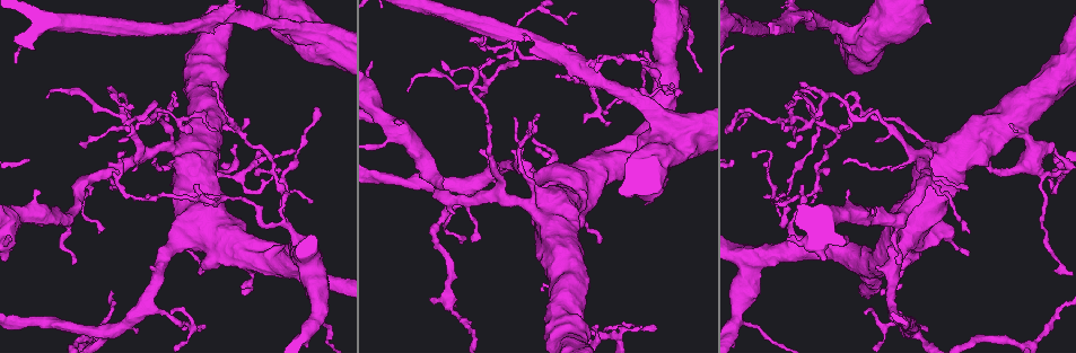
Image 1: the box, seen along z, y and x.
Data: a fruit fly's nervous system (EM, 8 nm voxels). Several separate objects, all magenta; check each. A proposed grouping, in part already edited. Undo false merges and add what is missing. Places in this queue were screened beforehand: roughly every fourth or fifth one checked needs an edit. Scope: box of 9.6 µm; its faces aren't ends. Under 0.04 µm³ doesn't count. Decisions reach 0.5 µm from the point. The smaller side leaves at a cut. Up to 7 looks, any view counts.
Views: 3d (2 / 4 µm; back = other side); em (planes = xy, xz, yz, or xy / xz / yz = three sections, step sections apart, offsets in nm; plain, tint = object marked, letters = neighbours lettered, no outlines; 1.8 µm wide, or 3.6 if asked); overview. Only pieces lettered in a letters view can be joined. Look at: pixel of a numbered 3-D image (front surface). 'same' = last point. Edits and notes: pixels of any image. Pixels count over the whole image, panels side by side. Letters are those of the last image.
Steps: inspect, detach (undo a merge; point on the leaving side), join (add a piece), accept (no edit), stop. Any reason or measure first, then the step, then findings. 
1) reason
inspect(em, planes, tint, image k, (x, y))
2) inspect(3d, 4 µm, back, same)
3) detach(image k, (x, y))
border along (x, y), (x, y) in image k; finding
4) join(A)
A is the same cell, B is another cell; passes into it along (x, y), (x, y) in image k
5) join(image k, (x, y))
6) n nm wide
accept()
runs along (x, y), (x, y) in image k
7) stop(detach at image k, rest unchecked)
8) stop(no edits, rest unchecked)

narrows sharply
inspect(3d, 2 µm, back, image 1, (527, 35))

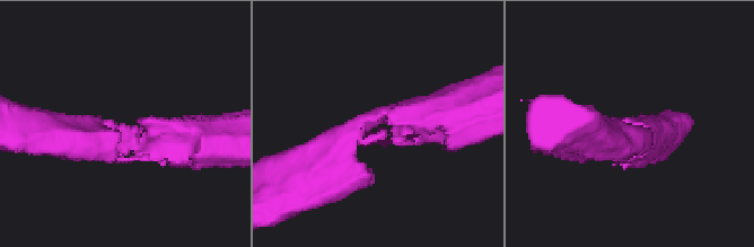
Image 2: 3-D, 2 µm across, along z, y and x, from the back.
arms of 340, 380 nm
inspect(em, xz, step 8, tint, image 2, (376, 122))

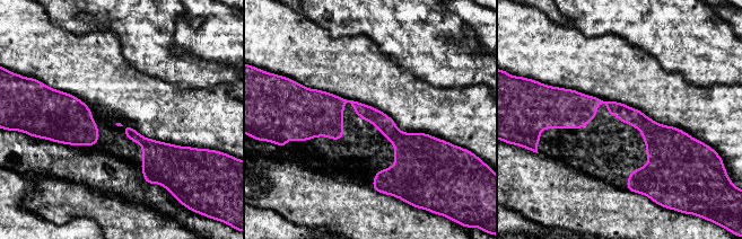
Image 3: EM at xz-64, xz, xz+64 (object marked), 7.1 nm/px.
cut it another way
inspect(em, planes, letters, same)

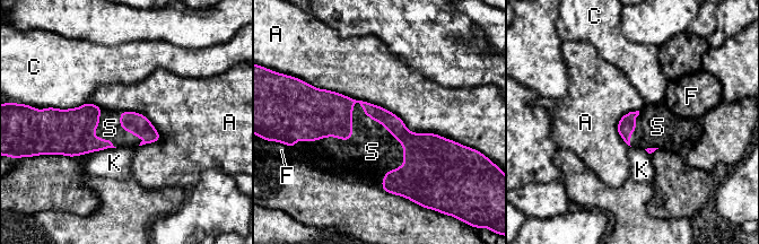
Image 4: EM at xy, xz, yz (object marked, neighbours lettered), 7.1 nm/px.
join(S)
S is the same cell, A, C, F and K are other cells; passes into it along (317, 113), (351, 109), (369, 138) in image 4; it goes on there

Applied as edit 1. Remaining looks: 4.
inspect(overview)

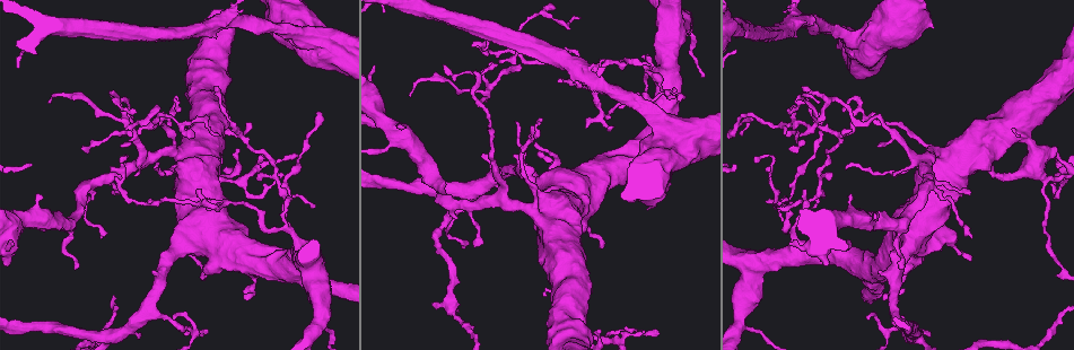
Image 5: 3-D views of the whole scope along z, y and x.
calibre changes
inspect(3d, 4 µm, image 5, (665, 135))

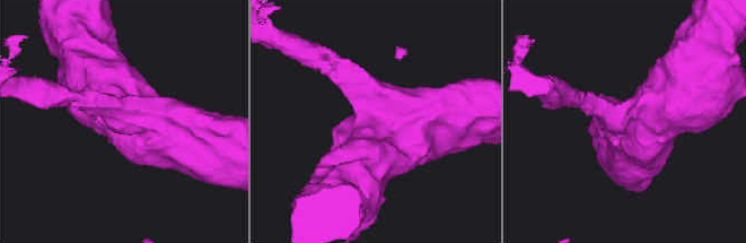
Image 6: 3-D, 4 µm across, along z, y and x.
inspect(em, 3.6 µm, planes, letters, image 6, (372, 116))

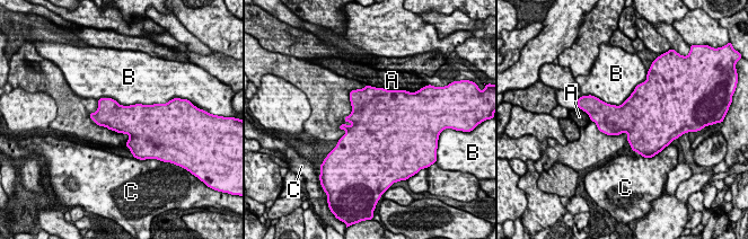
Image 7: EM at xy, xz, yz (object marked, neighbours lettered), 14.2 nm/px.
420 nm wide
accept()
A, B and C are other cells; border along (97, 99), (154, 104) in image 7; one neuron here

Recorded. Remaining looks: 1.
stop(join at image 4, rest unchecked)

